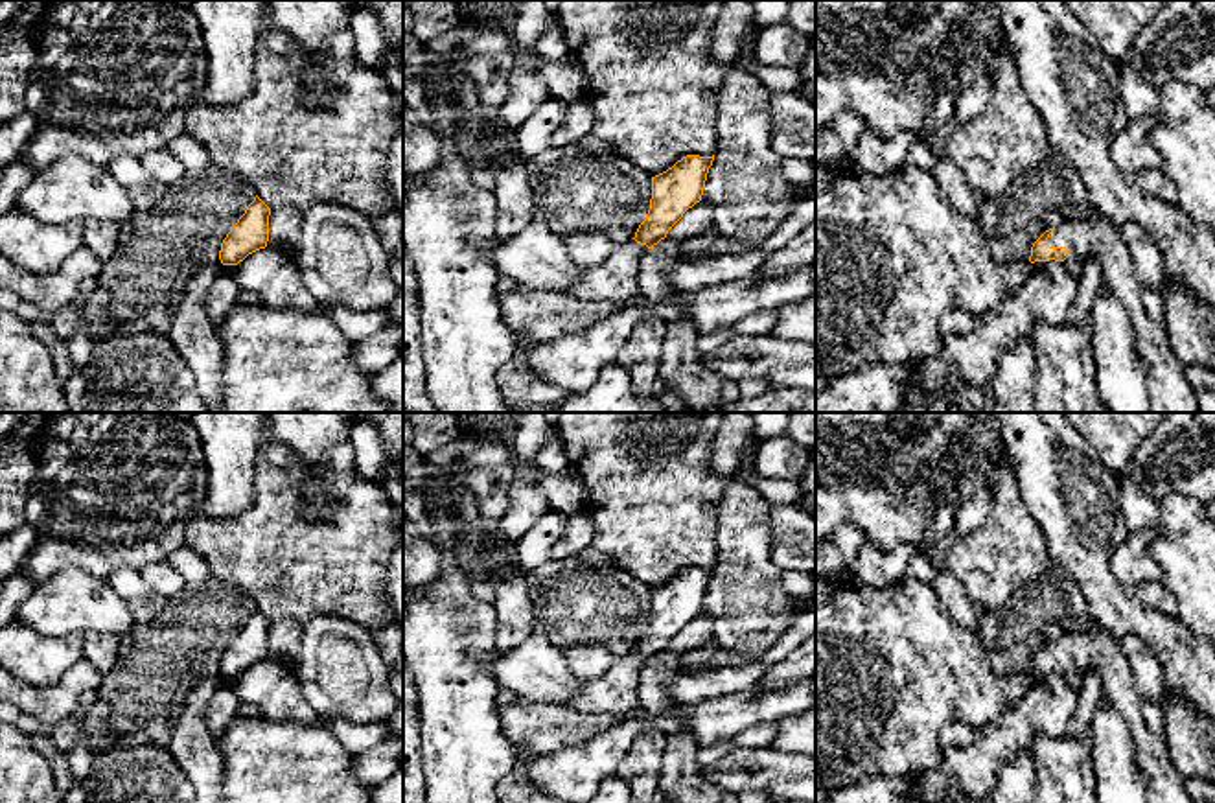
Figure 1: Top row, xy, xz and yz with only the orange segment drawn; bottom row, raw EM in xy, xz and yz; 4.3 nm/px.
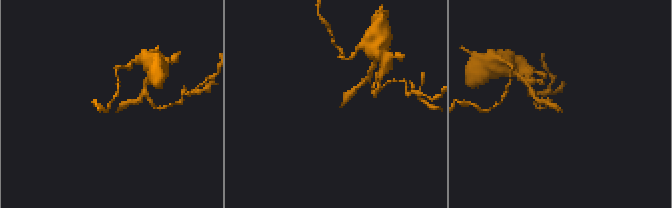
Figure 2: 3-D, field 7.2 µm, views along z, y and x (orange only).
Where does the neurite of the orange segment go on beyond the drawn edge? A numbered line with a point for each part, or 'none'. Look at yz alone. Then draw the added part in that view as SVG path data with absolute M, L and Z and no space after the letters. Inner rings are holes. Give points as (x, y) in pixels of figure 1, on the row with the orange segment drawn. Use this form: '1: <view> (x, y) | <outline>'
1: yz (1092, 236) | M1092 210L1086 217L1064 217L1047 238L1049 247L1066 247L1070 256L1095 258L1103 284L1127 309L1136 335L1136 350L1147 368L1152 413L1198 413L1198 394L1184 367L1169 348L1160 291L1143 285L1117 227Z

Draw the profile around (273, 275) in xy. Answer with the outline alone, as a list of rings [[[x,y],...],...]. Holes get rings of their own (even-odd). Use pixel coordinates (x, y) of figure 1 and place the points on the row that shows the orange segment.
[[[260,249],[234,265],[234,276],[241,291],[256,293],[260,304],[269,308],[306,313],[320,309],[289,252]]]

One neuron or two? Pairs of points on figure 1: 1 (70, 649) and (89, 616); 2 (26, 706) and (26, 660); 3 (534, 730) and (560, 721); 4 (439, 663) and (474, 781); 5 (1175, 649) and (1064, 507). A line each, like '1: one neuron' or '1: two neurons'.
1: two neurons
2: two neurons
3: one neuron
4: one neuron
5: one neuron

